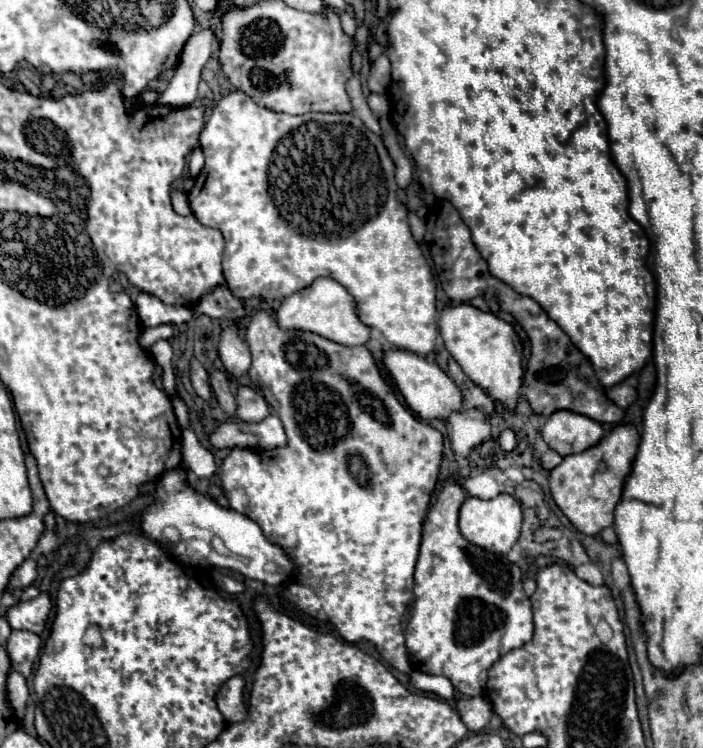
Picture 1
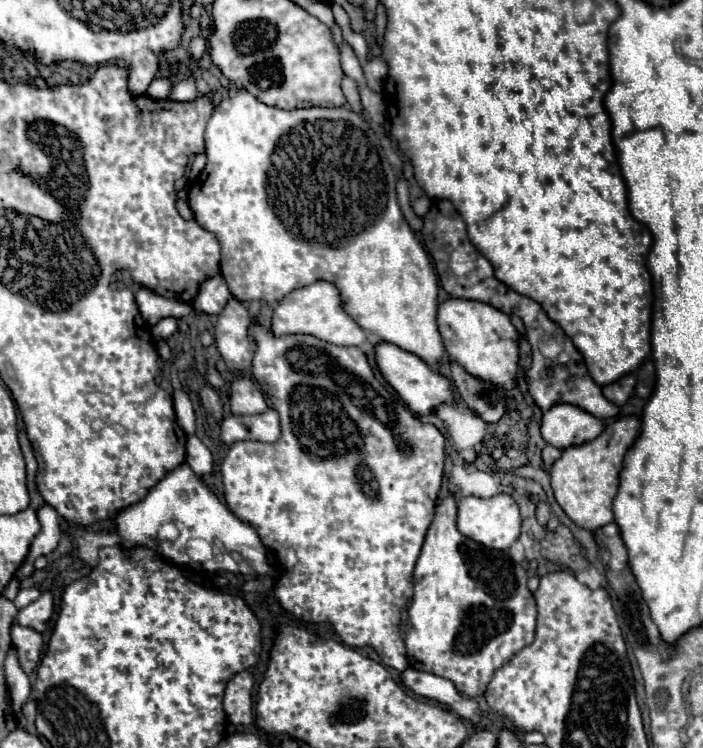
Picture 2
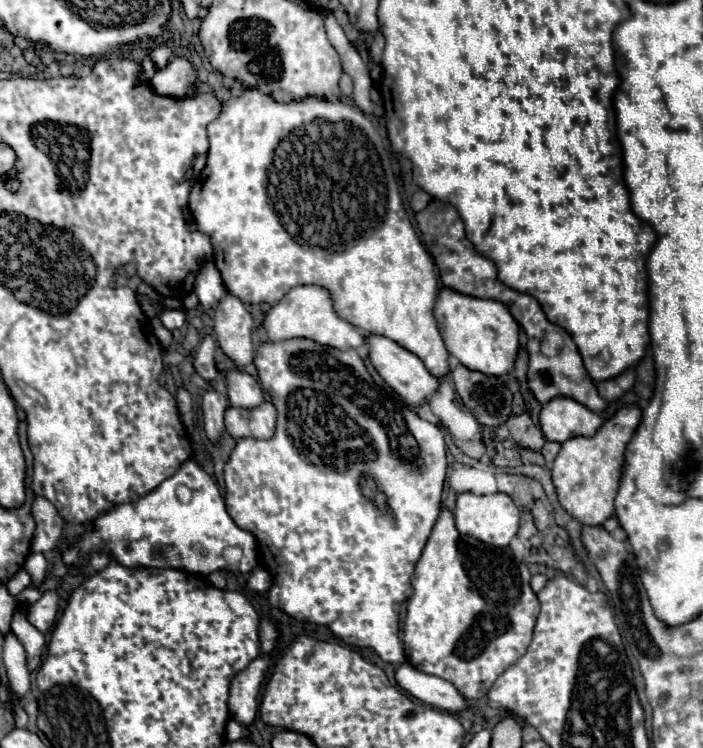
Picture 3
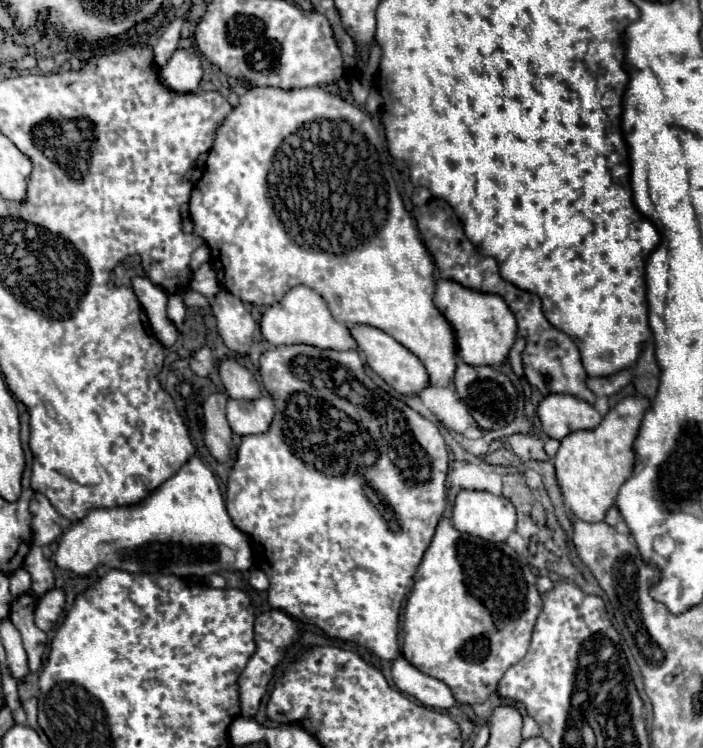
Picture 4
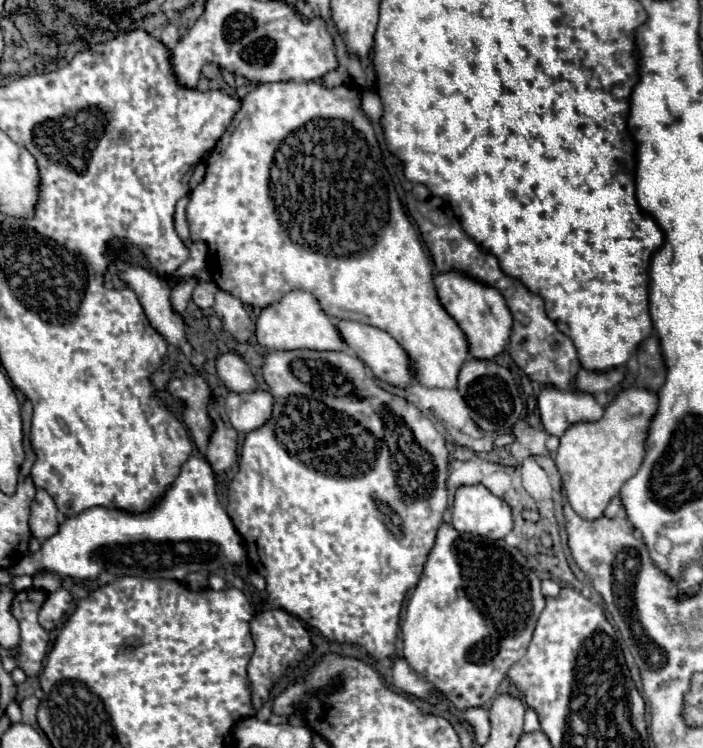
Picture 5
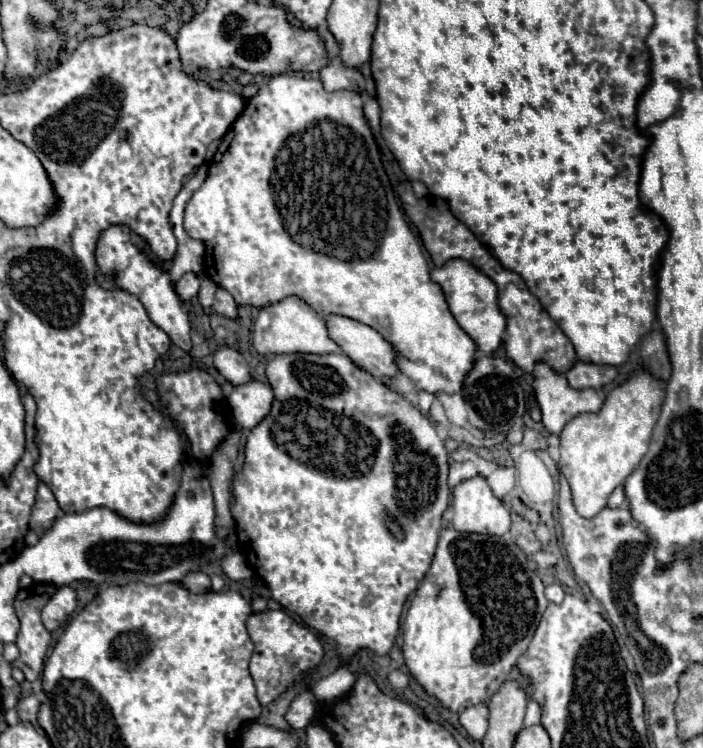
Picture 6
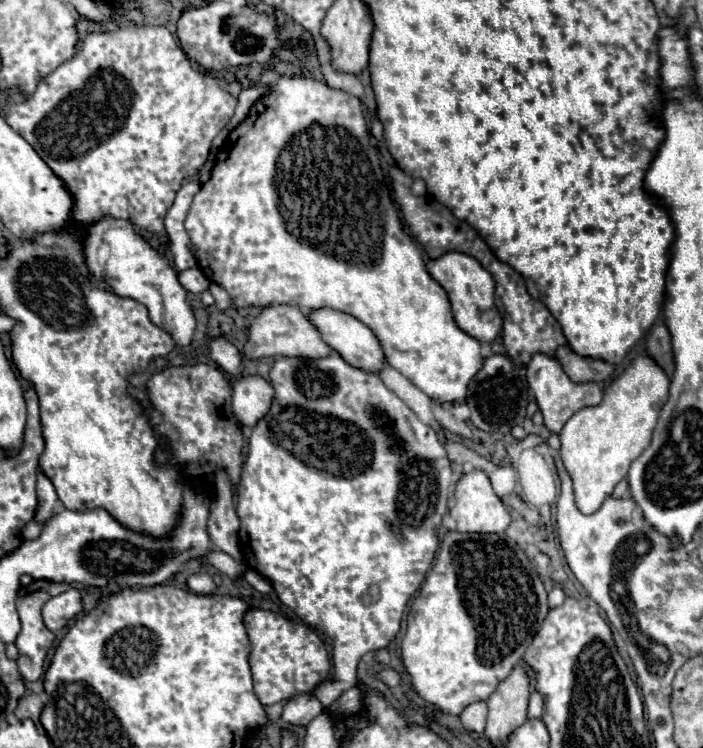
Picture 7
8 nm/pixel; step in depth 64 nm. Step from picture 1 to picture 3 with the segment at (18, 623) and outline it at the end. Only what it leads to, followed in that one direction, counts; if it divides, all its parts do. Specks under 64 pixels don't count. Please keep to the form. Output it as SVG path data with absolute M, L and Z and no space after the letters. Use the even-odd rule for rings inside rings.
M44 592L38 602L28 606L28 620L32 620L32 626L36 626L40 632L48 632L56 620L56 612L58 612L58 594Z

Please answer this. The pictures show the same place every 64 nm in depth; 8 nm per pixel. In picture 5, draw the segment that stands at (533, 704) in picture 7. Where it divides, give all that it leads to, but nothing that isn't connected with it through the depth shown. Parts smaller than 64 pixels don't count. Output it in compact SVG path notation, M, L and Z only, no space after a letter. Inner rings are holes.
M532 708L526 710L526 716L524 716L524 732L536 732L540 730L540 722L538 722L538 716Z

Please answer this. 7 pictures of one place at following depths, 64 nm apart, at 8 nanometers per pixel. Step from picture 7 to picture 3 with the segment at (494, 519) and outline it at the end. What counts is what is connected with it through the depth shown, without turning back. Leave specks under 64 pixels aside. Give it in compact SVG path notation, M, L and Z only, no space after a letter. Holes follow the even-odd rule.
M470 492L460 494L456 500L454 518L460 534L472 536L484 544L492 544L498 548L508 546L520 528L520 512L508 494L490 494L490 496L478 496Z

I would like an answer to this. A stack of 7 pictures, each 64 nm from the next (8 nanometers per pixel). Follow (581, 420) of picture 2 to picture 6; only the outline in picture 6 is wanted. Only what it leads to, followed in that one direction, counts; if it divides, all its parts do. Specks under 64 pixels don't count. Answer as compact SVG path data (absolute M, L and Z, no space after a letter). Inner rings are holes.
M538 364L534 370L534 392L536 392L536 400L538 406L542 410L542 424L550 434L560 434L562 428L566 426L568 420L572 420L578 414L590 414L590 412L598 412L604 404L604 400L600 398L598 390L574 390L568 386L566 378L562 374L556 374L550 366L546 364Z

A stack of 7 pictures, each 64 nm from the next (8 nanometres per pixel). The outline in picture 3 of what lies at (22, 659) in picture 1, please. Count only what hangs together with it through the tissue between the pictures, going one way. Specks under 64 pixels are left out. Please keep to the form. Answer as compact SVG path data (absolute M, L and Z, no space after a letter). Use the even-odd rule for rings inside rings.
M16 610L14 614L14 620L12 620L12 632L14 636L20 640L20 644L24 646L24 652L26 652L26 664L28 664L28 670L36 670L42 662L42 652L44 652L44 646L46 646L46 640L44 640L44 634L40 630L36 630L28 620L26 620L26 612L22 610Z

